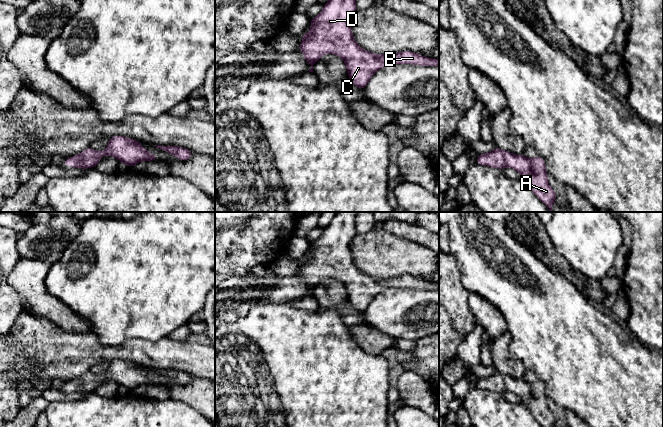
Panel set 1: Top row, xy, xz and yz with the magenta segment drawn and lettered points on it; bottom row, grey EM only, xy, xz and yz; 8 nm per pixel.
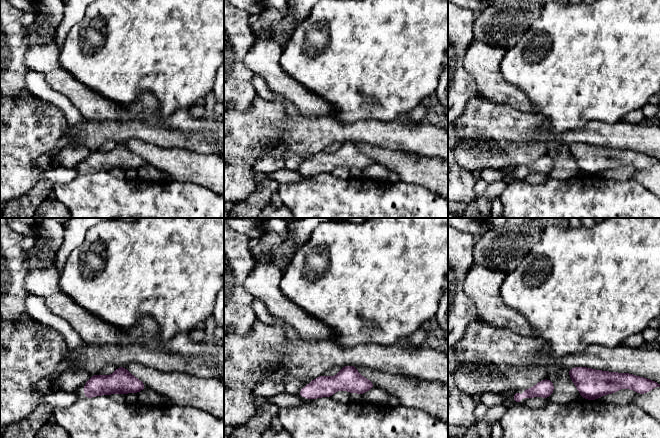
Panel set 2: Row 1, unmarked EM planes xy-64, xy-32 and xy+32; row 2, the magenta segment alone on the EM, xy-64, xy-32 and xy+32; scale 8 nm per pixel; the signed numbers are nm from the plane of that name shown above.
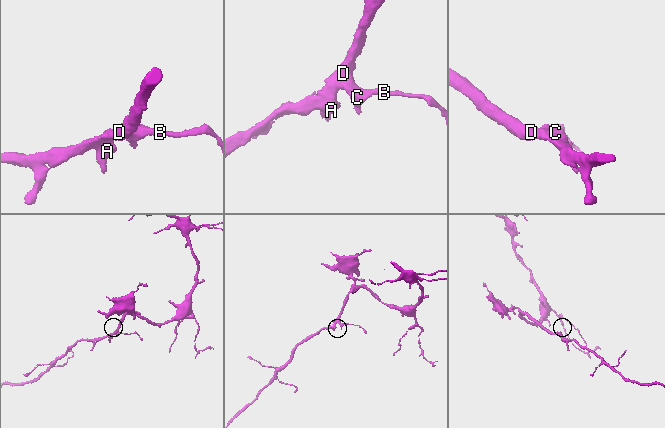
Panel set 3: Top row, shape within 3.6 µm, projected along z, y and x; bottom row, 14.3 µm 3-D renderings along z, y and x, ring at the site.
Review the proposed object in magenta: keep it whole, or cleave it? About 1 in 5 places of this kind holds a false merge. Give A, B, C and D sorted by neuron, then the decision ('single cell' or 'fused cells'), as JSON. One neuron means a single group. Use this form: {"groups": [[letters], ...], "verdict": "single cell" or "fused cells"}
{"groups": [["A", "B", "C", "D"]], "verdict": "single cell"}

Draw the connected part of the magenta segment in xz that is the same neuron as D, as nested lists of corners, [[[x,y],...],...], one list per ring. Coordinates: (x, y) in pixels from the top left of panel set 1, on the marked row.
[[[329,0],[324,4],[323,11],[310,20],[311,30],[303,34],[300,51],[304,53],[305,60],[311,65],[309,72],[313,71],[314,64],[322,54],[335,54],[340,56],[346,64],[348,76],[353,84],[363,89],[375,72],[387,64],[415,64],[421,66],[439,66],[439,59],[426,58],[420,54],[403,51],[387,55],[370,53],[362,49],[354,40],[349,25],[352,14],[357,10],[355,0]]]

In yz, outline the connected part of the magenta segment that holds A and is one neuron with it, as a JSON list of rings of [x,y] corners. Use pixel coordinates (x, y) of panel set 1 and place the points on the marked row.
[[[496,147],[489,153],[478,155],[477,164],[492,168],[513,168],[521,174],[534,194],[552,211],[556,194],[548,183],[545,161],[540,157],[526,158],[524,155],[514,155]]]

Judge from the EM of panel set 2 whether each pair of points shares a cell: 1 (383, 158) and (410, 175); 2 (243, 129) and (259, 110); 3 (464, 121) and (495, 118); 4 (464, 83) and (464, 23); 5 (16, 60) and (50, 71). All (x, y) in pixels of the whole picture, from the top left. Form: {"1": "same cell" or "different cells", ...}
{"1": "same cell", "2": "different cells", "3": "same cell", "4": "same cell", "5": "different cells"}

